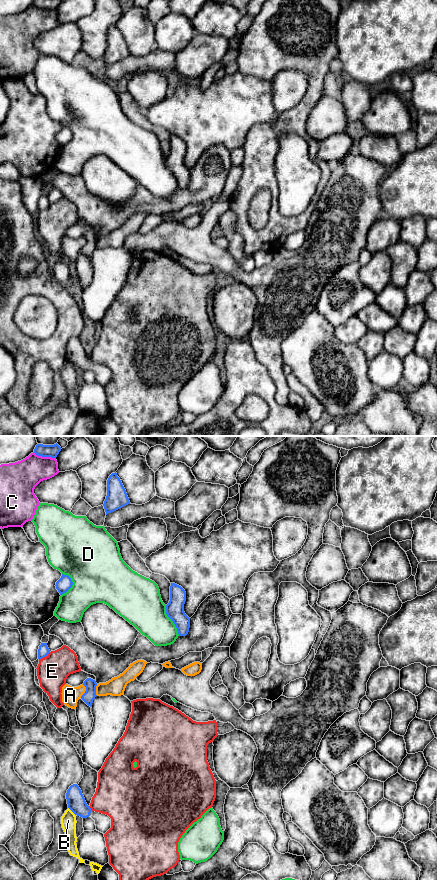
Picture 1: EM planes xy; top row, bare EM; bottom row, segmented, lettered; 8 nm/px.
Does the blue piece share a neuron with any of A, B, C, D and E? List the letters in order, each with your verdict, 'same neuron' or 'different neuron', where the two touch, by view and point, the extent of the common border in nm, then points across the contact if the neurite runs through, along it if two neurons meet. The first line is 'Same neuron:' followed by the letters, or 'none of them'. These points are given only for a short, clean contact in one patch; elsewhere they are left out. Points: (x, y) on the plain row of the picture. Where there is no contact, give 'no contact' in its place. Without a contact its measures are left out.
Same neuron: none of them
A: different neuron; meets blue in xy at (85, 243); contact 110 nm long; border along xy (83, 236), (85, 244), (80, 249)
B: different neuron; meets blue in xy at (72, 363); contact 90 nm long
C: different neuron; meets blue in xy at (44, 8); contact 190 nm long
D: different neuron; meets blue in xy at (171, 171); contact 280 nm long
E: different neuron; meets blue in xy at (44, 208); contact 110 nm long

